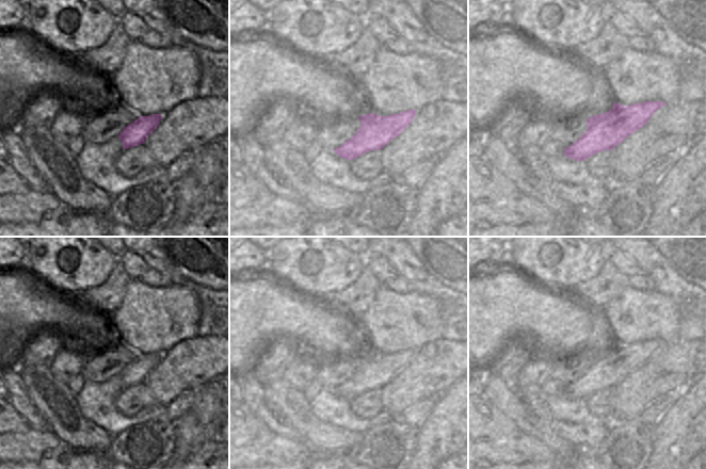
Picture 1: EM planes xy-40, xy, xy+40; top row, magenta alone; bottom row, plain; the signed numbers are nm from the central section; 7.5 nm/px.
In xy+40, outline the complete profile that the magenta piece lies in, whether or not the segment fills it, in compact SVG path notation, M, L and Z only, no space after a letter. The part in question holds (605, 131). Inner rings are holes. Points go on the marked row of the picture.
M644 101L631 106L614 102L604 114L587 119L588 130L571 146L564 156L576 161L585 161L604 150L613 150L629 135L644 127L652 115L665 106L663 101Z

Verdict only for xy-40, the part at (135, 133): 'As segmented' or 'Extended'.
As segmented.

